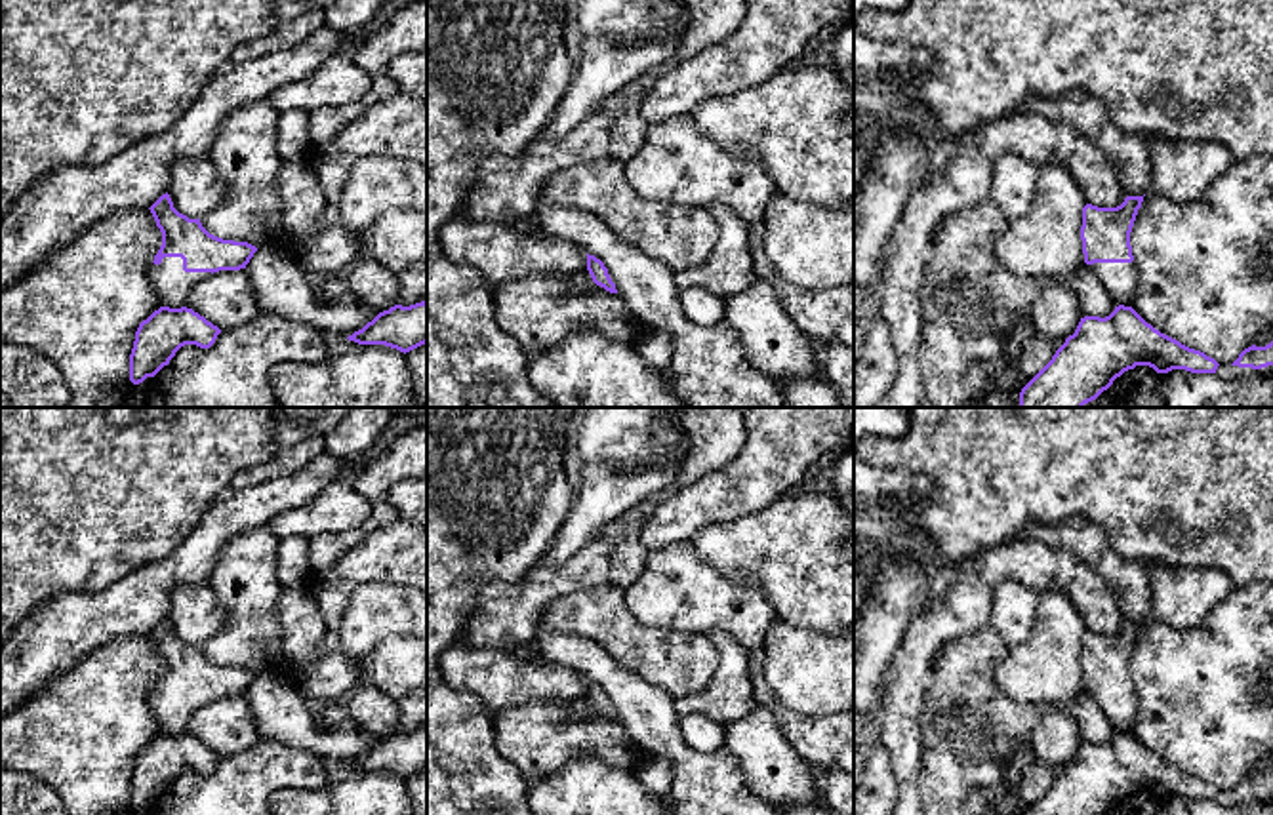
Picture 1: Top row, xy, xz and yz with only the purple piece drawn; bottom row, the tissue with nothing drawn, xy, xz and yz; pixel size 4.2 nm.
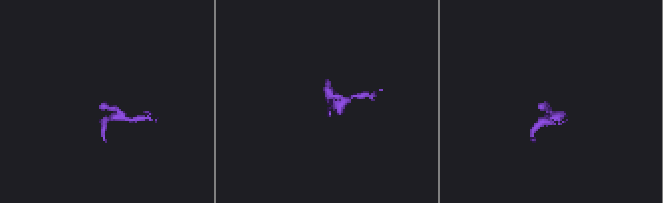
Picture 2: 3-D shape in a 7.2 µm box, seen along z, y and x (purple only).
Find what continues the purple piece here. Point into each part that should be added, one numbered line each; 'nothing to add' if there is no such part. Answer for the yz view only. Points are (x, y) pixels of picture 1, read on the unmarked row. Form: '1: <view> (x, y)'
1: yz (1121, 705)
2: yz (1226, 798)

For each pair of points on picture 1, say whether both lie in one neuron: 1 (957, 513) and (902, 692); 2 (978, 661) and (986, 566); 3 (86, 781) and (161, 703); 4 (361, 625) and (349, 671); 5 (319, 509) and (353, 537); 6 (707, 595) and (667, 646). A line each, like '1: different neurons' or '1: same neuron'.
1: different neurons
2: different neurons
3: different neurons
4: different neurons
5: different neurons
6: different neurons

